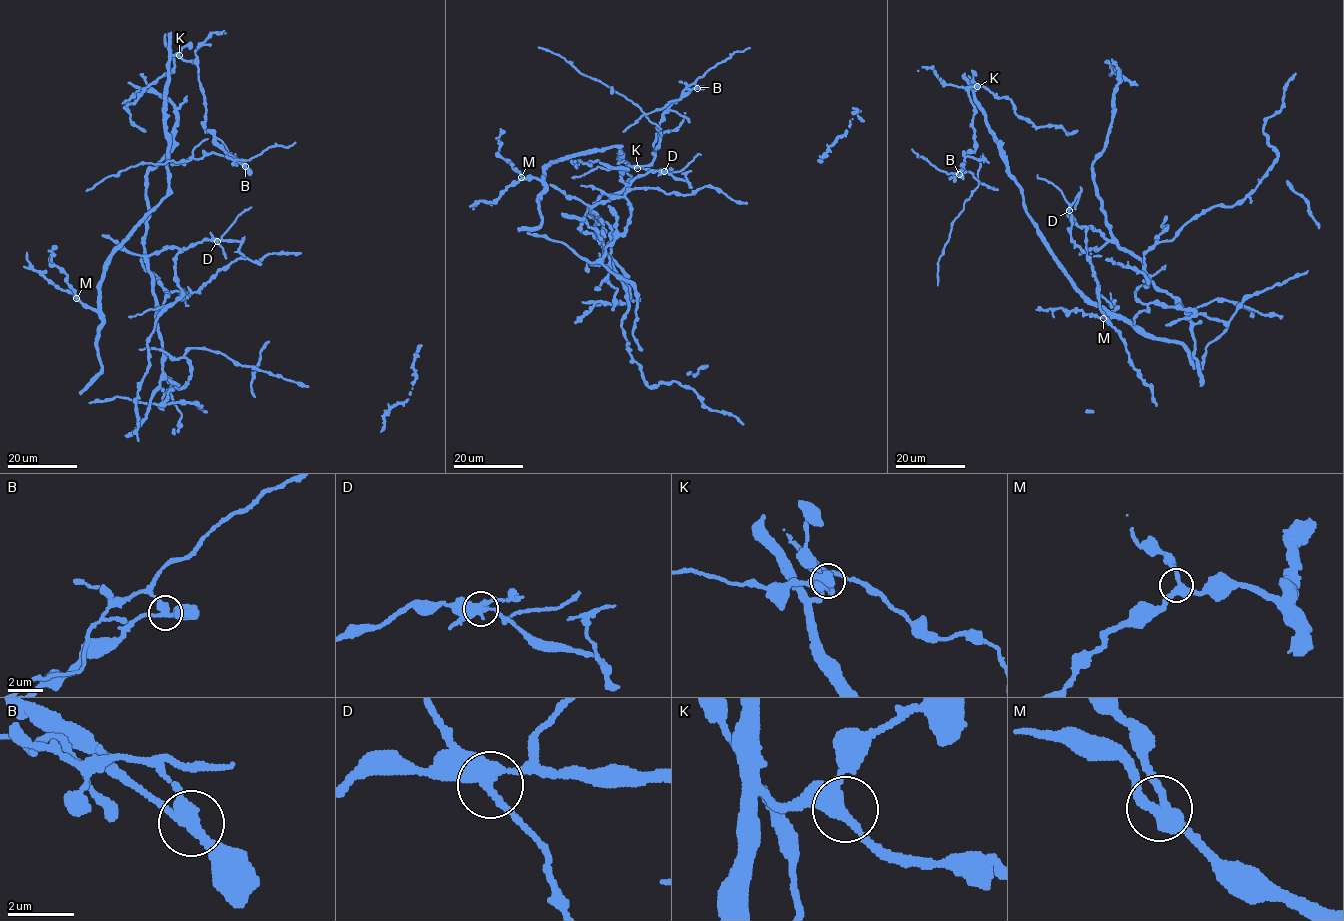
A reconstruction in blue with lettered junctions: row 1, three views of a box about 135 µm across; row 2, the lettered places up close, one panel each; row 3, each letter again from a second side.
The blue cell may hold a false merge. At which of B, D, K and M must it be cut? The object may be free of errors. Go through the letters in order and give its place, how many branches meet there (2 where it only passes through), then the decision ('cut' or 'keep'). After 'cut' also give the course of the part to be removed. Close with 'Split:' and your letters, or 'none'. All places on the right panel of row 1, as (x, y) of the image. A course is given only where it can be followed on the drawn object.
B: place (959, 174); branches 3; cut; course (959, 174), (953, 173), (954, 175), (969, 171), (979, 182), (953, 221), (949, 240), (938, 262), (938, 285)
D: place (1069, 210); branches 3; keep
K: place (977, 86); branches 3; keep
M: place (1103, 318); branches 3; keep
Split: B

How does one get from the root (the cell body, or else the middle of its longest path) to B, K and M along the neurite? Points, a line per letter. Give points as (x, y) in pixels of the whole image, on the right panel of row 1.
B: (1146, 334), (1087, 299), (1045, 244), (976, 99), (977, 85), (969, 90), (975, 150), (965, 153), (959, 174)
K: (1146, 334), (1087, 299), (1045, 244), (1026, 211), (1022, 188), (1010, 174), (1001, 143), (976, 99), (977, 86)
M: (1146, 334), (1137, 332), (1120, 319), (1103, 318)

